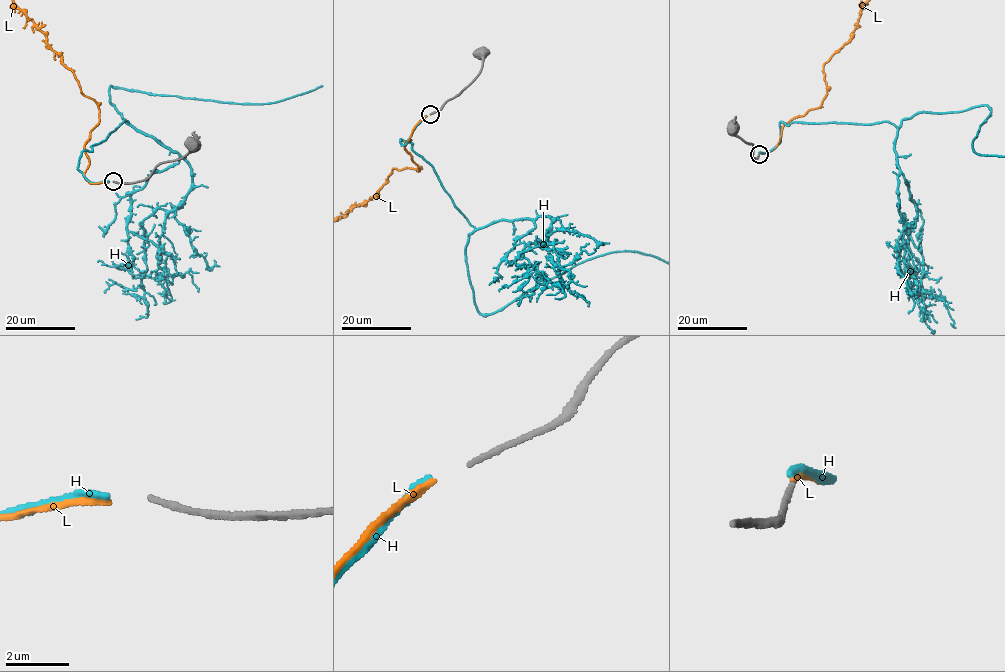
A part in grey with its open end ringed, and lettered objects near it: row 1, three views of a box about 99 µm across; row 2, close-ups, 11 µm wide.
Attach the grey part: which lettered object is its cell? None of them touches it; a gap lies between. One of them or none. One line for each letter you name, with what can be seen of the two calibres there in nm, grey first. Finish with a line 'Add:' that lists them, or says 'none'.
H: 180 nm thick on the grey side, 240 nm on the other
Add: H

